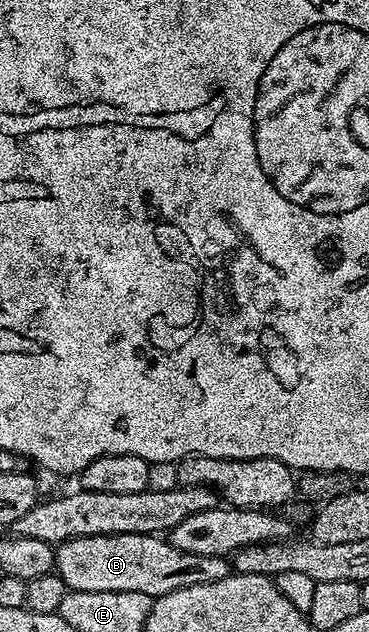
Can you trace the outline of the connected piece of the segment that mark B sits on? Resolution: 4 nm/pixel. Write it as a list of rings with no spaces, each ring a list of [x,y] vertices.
[[[121,533],[120,535],[90,535],[66,539],[55,547],[54,574],[65,581],[68,591],[81,593],[145,593],[158,597],[165,593],[173,593],[177,589],[185,589],[189,585],[205,585],[213,581],[221,581],[232,574],[233,568],[224,556],[202,555],[201,553],[185,553],[177,549],[166,538],[159,535],[138,535],[137,533]]]

